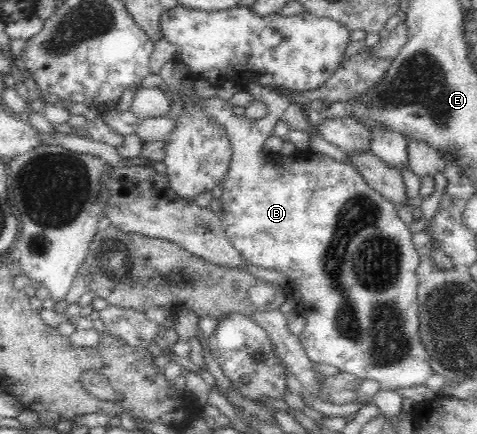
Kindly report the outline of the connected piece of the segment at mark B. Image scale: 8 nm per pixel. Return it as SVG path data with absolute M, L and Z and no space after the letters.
M256 81L249 82L243 91L254 95L255 100L265 102L268 106L268 113L264 119L253 120L248 119L245 115L237 116L234 114L234 105L220 99L218 96L205 98L203 101L205 112L213 121L217 121L220 125L225 127L232 146L232 157L230 157L228 163L228 171L226 171L226 175L224 175L224 179L221 181L223 191L219 197L221 204L219 217L227 239L231 241L231 245L243 256L245 262L248 264L286 275L290 283L294 283L296 291L298 291L300 297L302 297L302 301L298 301L298 305L296 305L298 313L312 313L312 315L318 316L304 317L304 319L306 319L306 327L304 327L304 331L298 335L298 341L302 344L306 356L314 363L328 363L328 365L333 365L340 372L350 373L362 380L367 378L375 380L380 383L381 390L394 390L418 385L425 386L427 380L433 375L433 372L432 368L430 368L430 360L426 358L428 354L426 354L426 350L424 350L424 345L420 344L420 336L418 336L418 279L416 271L422 258L418 256L417 250L412 244L412 234L408 230L408 226L398 218L394 204L382 194L368 187L368 184L364 182L364 178L360 177L360 172L358 172L352 164L336 161L327 155L312 151L300 152L300 159L292 159L292 156L280 156L280 159L264 157L264 153L262 153L264 147L262 147L262 145L264 145L268 133L272 131L274 123L276 123L276 121L282 117L284 111L288 109L290 102L286 96L268 90L262 87L260 83L256 83Z

